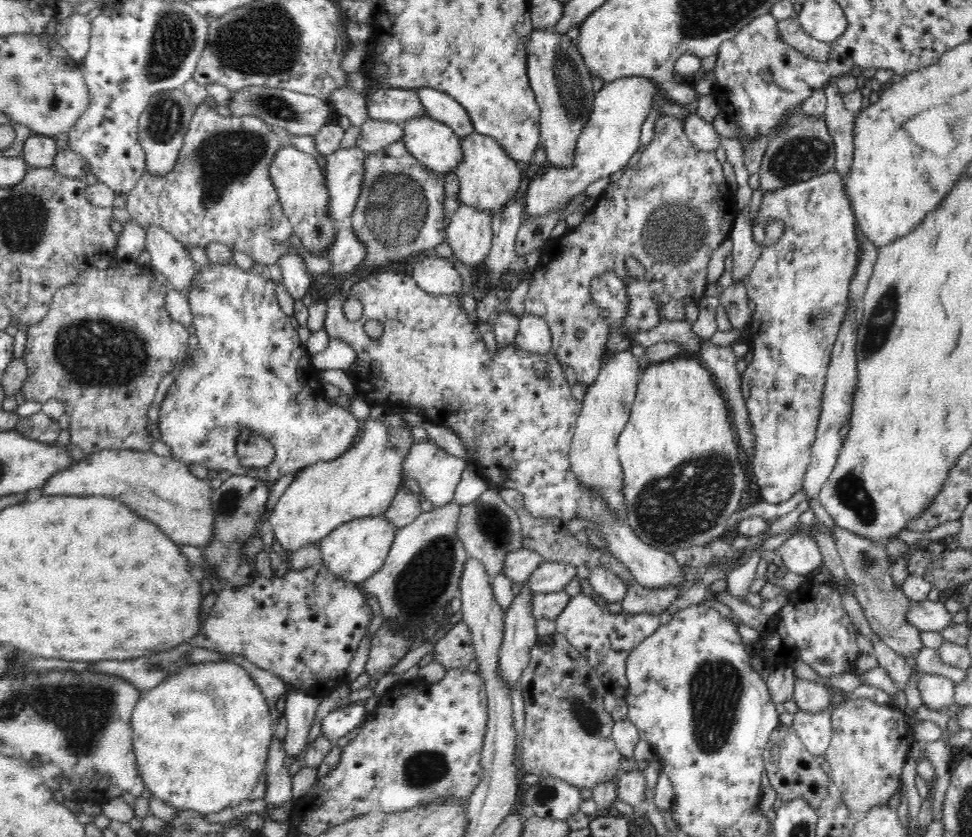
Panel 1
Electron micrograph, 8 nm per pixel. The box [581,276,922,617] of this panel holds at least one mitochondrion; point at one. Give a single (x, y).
(690, 501)

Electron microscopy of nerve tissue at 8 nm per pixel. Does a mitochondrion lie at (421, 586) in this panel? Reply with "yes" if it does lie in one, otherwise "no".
yes

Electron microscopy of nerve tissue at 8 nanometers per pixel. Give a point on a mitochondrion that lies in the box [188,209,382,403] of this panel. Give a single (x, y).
(318, 230)

